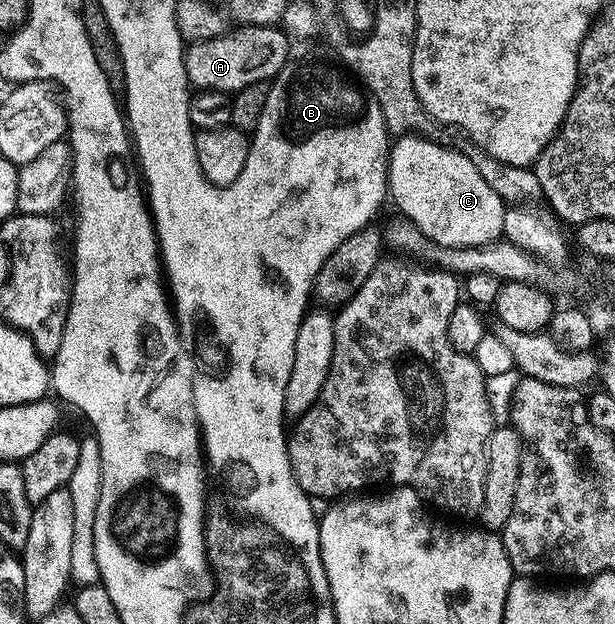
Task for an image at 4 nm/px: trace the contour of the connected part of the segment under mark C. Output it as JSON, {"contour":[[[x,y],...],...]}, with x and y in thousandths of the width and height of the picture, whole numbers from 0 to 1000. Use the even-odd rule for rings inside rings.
{"contour":[[[680,215],[650,216],[631,242],[631,309],[688,378],[727,399],[774,397],[816,380],[823,325],[746,242]]]}

